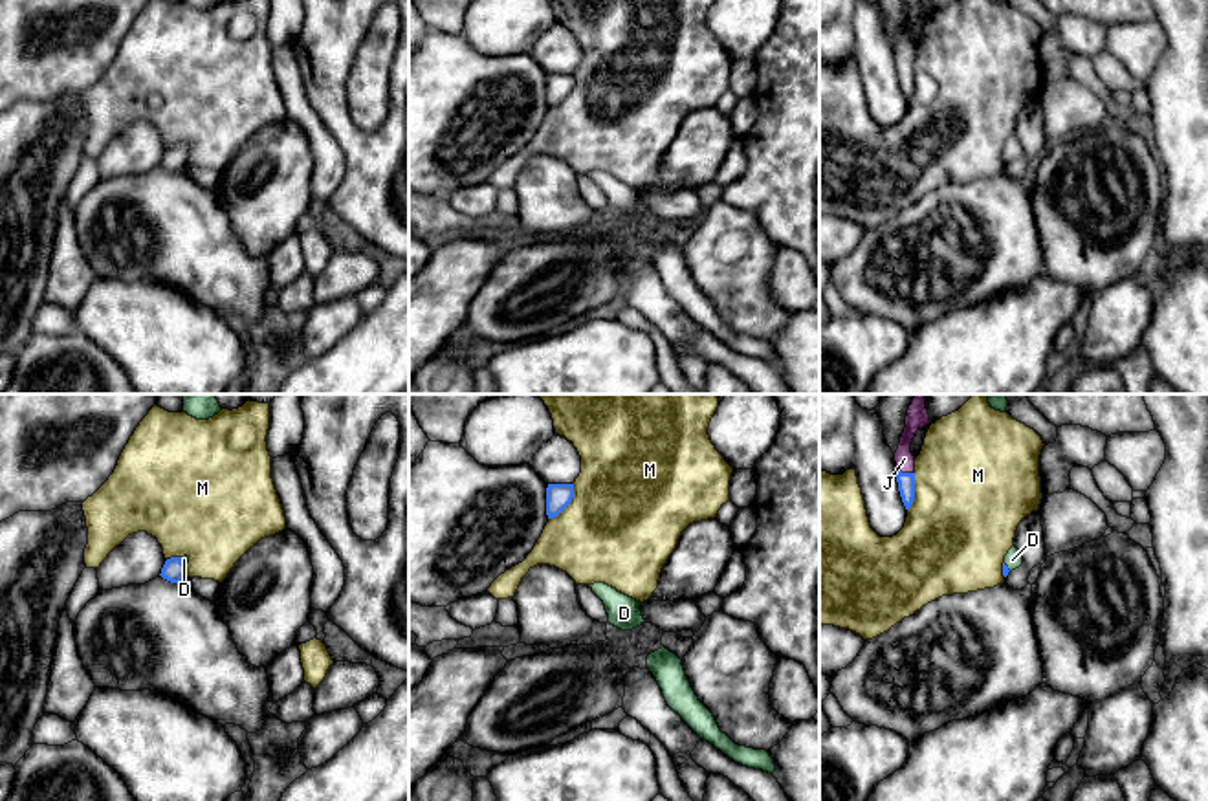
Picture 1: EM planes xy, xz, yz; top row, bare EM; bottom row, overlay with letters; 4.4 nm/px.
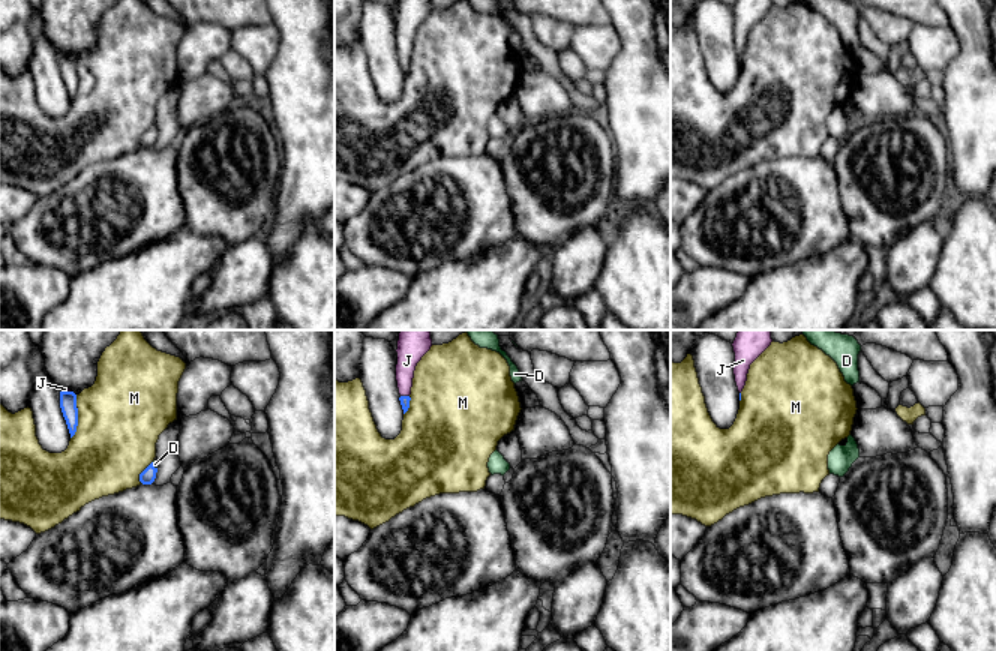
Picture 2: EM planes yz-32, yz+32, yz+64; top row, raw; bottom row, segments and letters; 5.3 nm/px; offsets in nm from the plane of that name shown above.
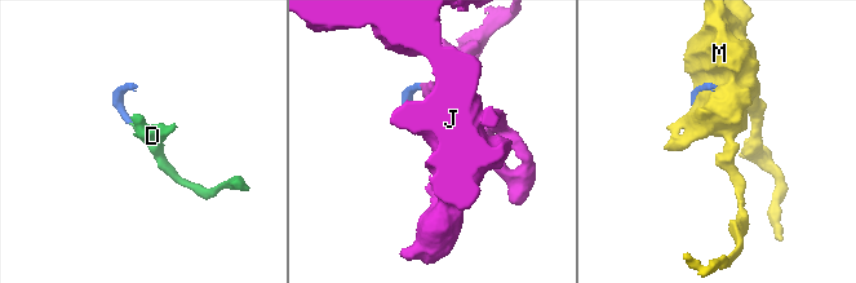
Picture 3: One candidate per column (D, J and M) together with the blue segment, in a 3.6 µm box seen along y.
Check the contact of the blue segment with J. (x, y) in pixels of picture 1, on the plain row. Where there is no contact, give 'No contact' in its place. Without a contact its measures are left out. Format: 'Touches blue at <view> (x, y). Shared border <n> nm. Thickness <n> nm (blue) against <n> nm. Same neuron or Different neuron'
Touches blue at yz (906, 63). Shared border 80 nm. Thickness 80 nm (blue) against 90 nm. Same neuron

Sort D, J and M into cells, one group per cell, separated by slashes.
D J / M

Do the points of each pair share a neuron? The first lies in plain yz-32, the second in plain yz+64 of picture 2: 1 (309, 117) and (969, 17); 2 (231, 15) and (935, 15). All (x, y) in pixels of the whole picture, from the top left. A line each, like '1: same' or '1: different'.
1: same
2: same

